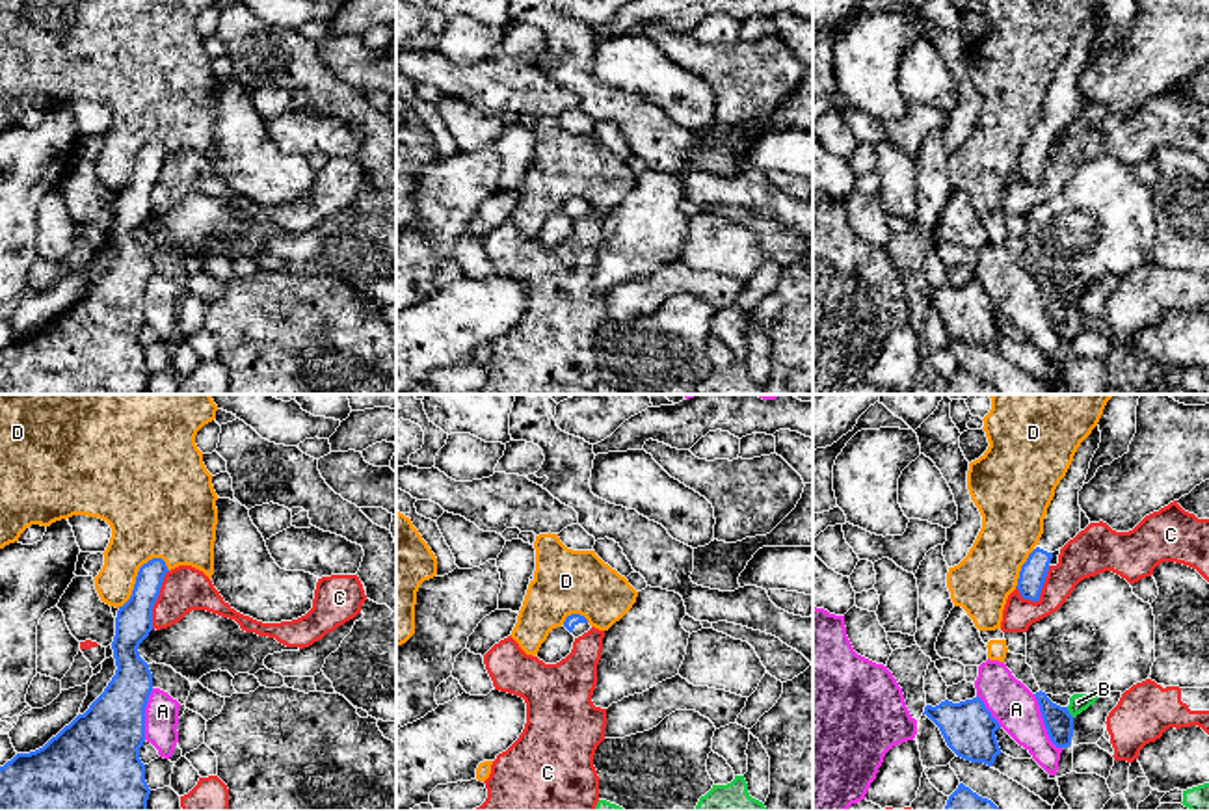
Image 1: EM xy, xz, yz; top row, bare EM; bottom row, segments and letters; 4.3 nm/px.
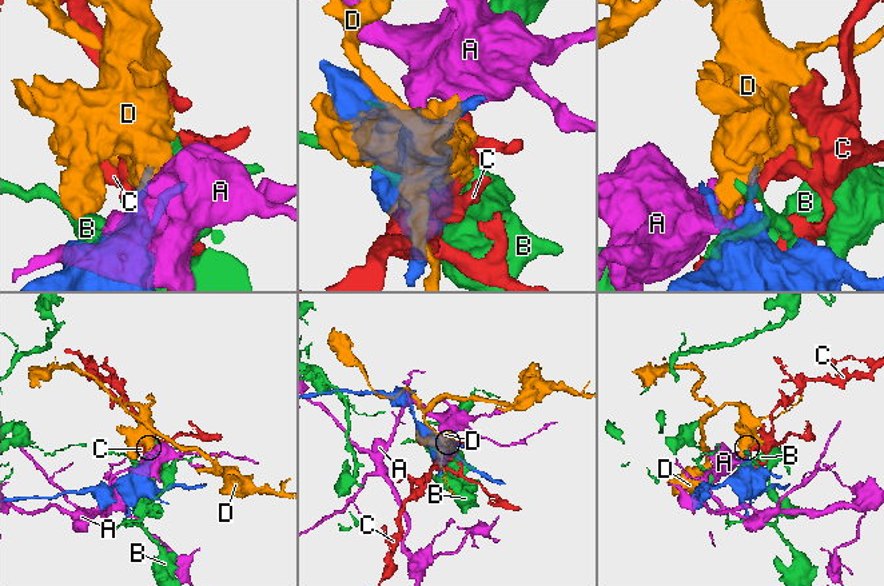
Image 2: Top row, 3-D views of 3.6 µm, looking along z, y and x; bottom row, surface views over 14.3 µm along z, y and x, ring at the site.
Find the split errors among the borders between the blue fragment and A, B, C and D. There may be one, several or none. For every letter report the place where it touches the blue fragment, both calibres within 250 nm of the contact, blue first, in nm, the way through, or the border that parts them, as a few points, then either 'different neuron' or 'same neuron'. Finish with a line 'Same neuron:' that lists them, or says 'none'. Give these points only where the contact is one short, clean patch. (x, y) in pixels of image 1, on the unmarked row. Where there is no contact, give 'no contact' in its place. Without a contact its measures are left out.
A: yz (1044, 305) | 120/200 nm | different neuron
B: yz (1068, 296) | 120/80 nm | different neuron
C: yz (1040, 173) | 120/190 nm | different neuron
D: xy (136, 162) | 160/300 nm | along xy (160, 140), (149, 142), (140, 151), (132, 177), (118, 190) | different neuron
Same neuron: none

